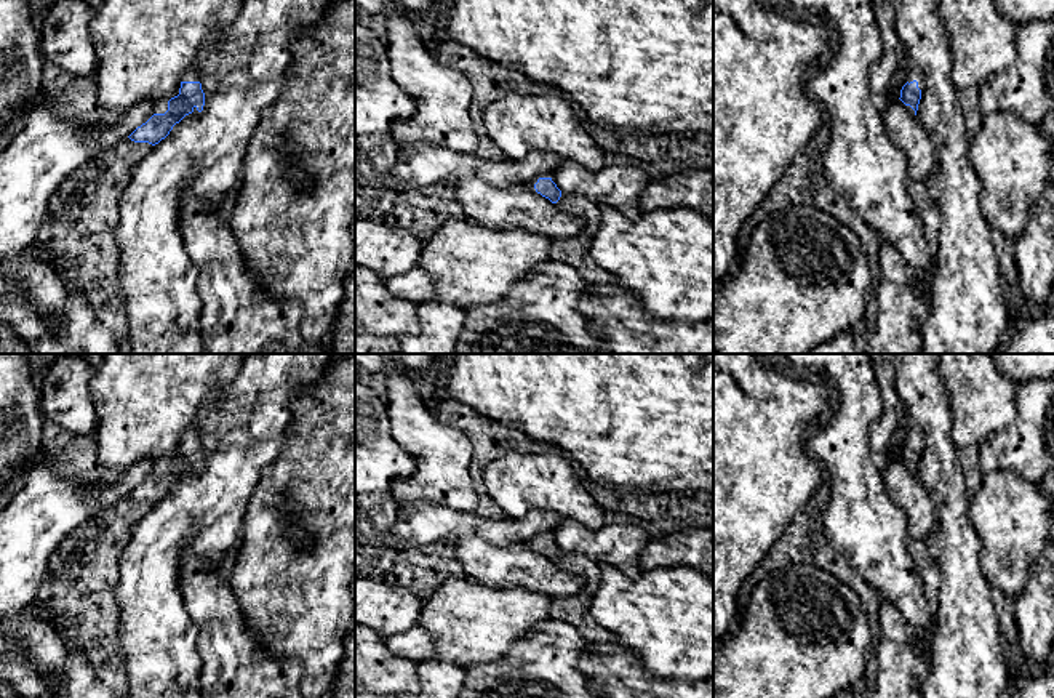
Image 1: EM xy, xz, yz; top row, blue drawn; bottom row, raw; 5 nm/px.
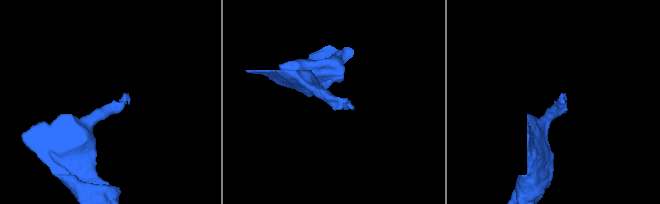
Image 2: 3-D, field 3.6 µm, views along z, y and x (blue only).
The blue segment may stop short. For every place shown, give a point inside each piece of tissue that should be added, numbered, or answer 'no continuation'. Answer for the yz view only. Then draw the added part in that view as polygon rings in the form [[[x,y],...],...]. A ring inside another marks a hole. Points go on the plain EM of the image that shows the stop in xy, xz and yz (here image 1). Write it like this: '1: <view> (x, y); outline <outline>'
1: yz (914, 431); outline [[[912,423],[910,427],[908,427],[908,432],[907,432],[907,440],[910,442],[913,439],[918,440],[918,447],[923,450],[923,447],[924,447],[923,431],[920,429],[918,424]]]

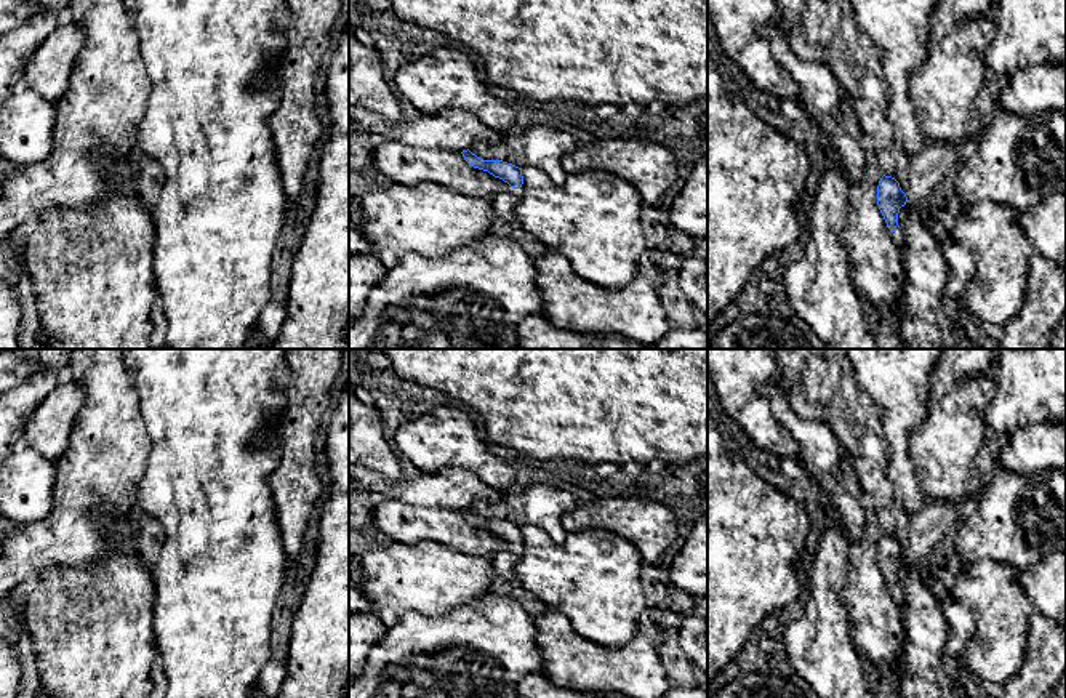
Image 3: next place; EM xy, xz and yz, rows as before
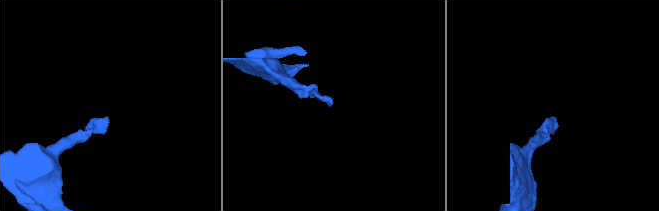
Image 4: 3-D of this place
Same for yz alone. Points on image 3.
no continuation

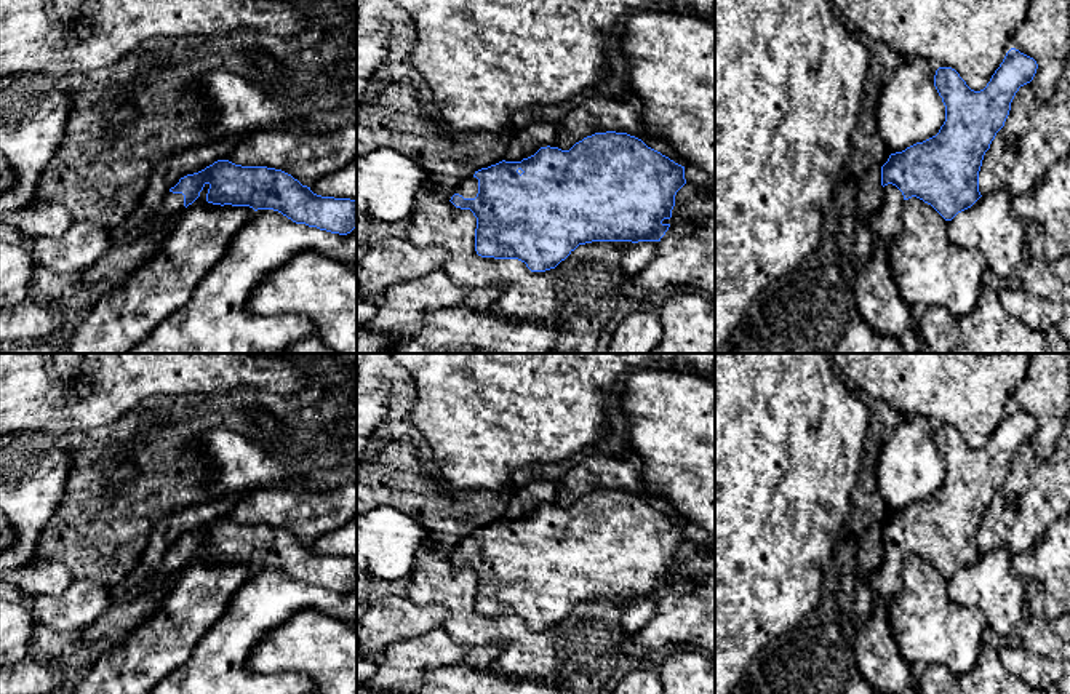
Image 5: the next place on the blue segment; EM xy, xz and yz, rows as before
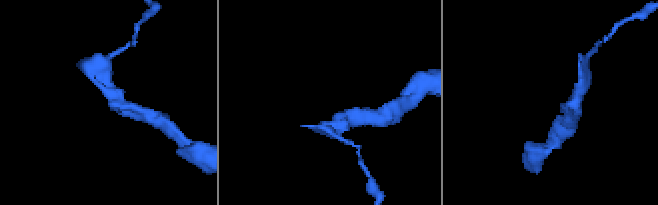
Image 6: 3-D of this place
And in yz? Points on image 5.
1: yz (886, 581); outline [[[888,542],[883,545],[881,564],[868,579],[868,587],[873,593],[891,600],[904,588],[900,577],[904,561],[904,553],[896,544]]]

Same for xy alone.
1: xy (173, 563); outline [[[168,548],[163,564],[158,569],[158,572],[155,574],[155,577],[152,580],[141,584],[141,587],[134,593],[130,593],[130,595],[144,593],[147,590],[160,587],[160,585],[173,580],[184,568],[186,568],[184,553],[173,552]]]

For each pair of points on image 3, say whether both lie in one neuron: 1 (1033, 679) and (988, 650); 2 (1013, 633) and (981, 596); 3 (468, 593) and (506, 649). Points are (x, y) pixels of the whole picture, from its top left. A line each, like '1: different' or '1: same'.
1: different
2: same
3: different

